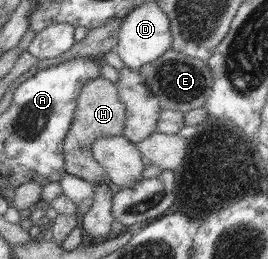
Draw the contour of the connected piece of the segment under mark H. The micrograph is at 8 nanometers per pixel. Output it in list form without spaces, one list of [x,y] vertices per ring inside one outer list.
[[[102,76],[88,81],[88,84],[78,93],[70,127],[62,140],[65,173],[93,185],[103,181],[106,178],[105,171],[93,160],[90,146],[100,137],[122,136],[126,121],[125,113],[125,105],[120,101],[118,89],[114,84],[103,79]]]

